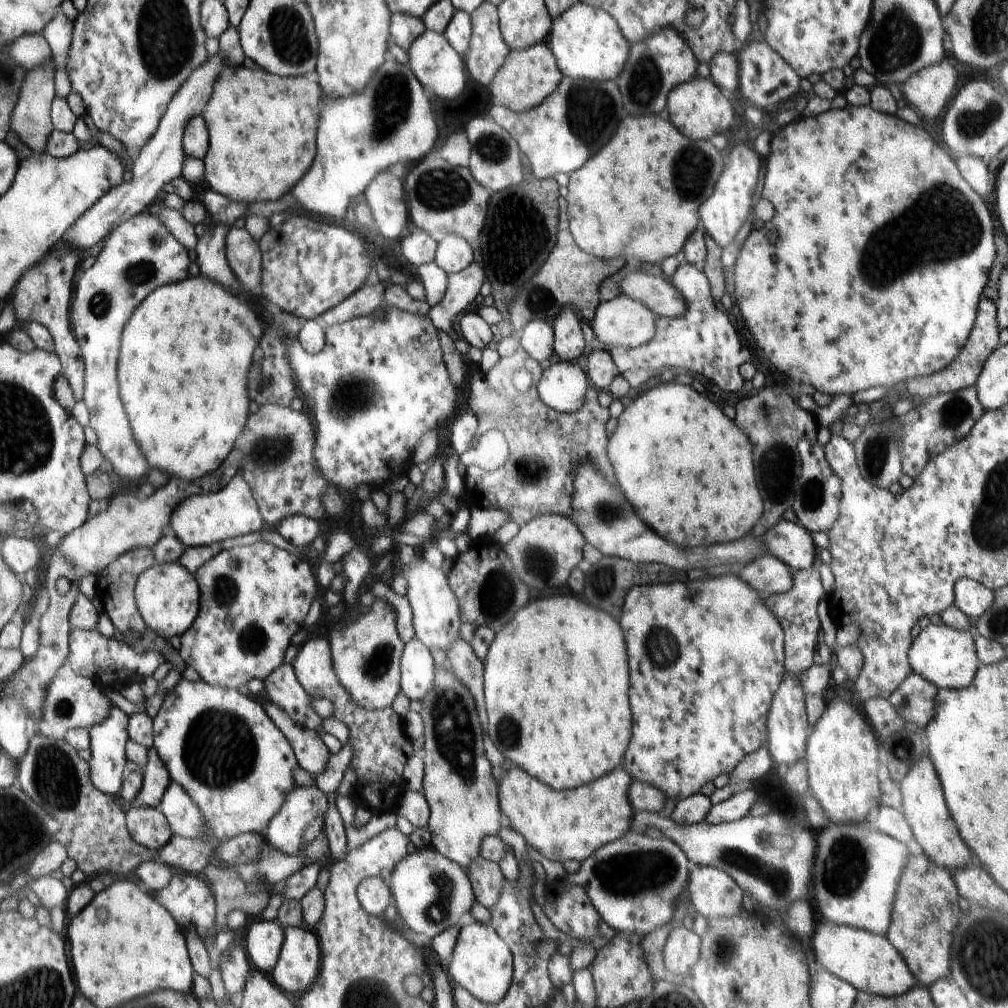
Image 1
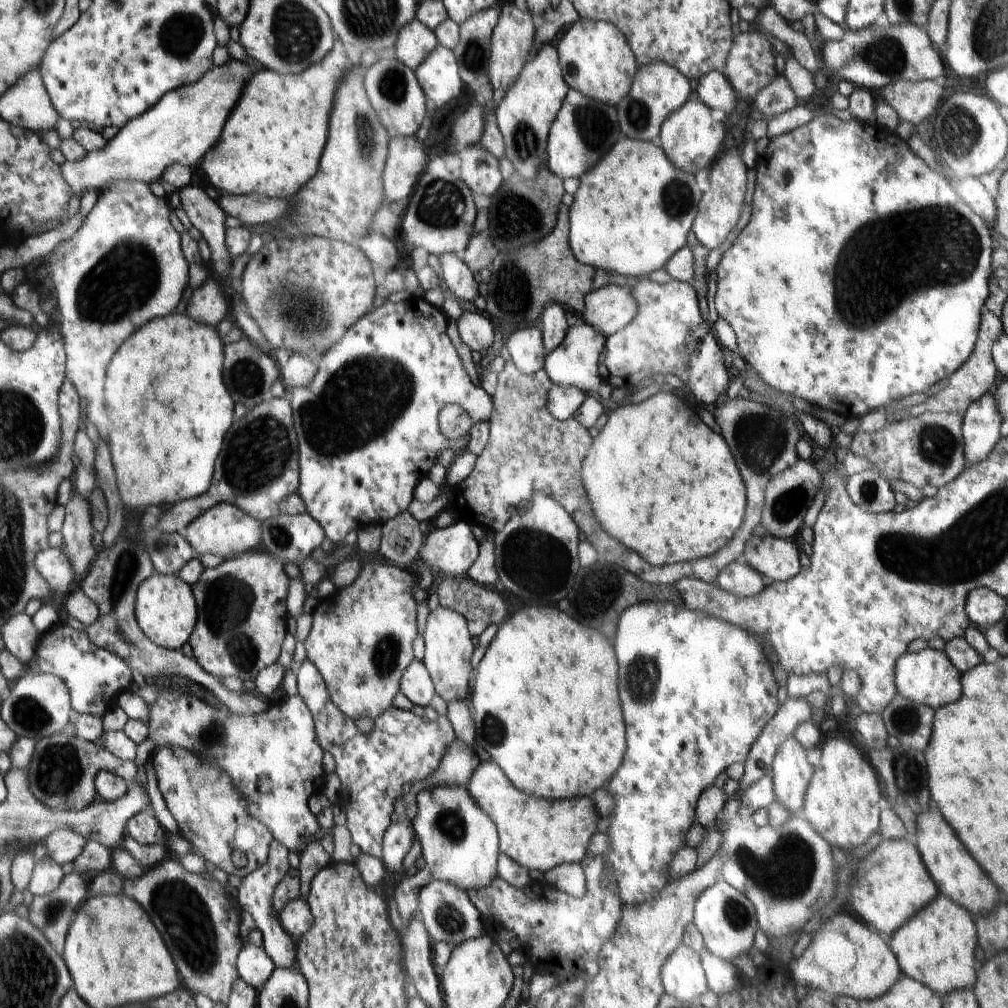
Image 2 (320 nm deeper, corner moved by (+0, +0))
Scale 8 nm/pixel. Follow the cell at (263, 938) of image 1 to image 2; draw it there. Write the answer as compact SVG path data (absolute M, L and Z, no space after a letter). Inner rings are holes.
M248 943L243 948L237 959L237 972L247 985L259 993L276 968L263 947Z

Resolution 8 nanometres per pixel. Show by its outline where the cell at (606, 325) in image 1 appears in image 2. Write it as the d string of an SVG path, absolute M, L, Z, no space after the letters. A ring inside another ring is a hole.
M580 320L580 324L576 324L568 330L563 344L550 352L543 369L556 386L575 386L582 392L596 394L598 386L604 380L600 352L605 348L605 339L605 336L594 329L593 326L587 325L583 320Z

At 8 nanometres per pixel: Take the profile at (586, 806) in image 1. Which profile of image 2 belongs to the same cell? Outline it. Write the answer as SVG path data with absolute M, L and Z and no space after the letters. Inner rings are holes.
M481 762L467 786L476 804L497 825L502 854L529 870L546 872L562 863L579 863L587 854L592 836L598 828L598 813L591 797L550 800L528 796L517 789L505 775L501 765Z

